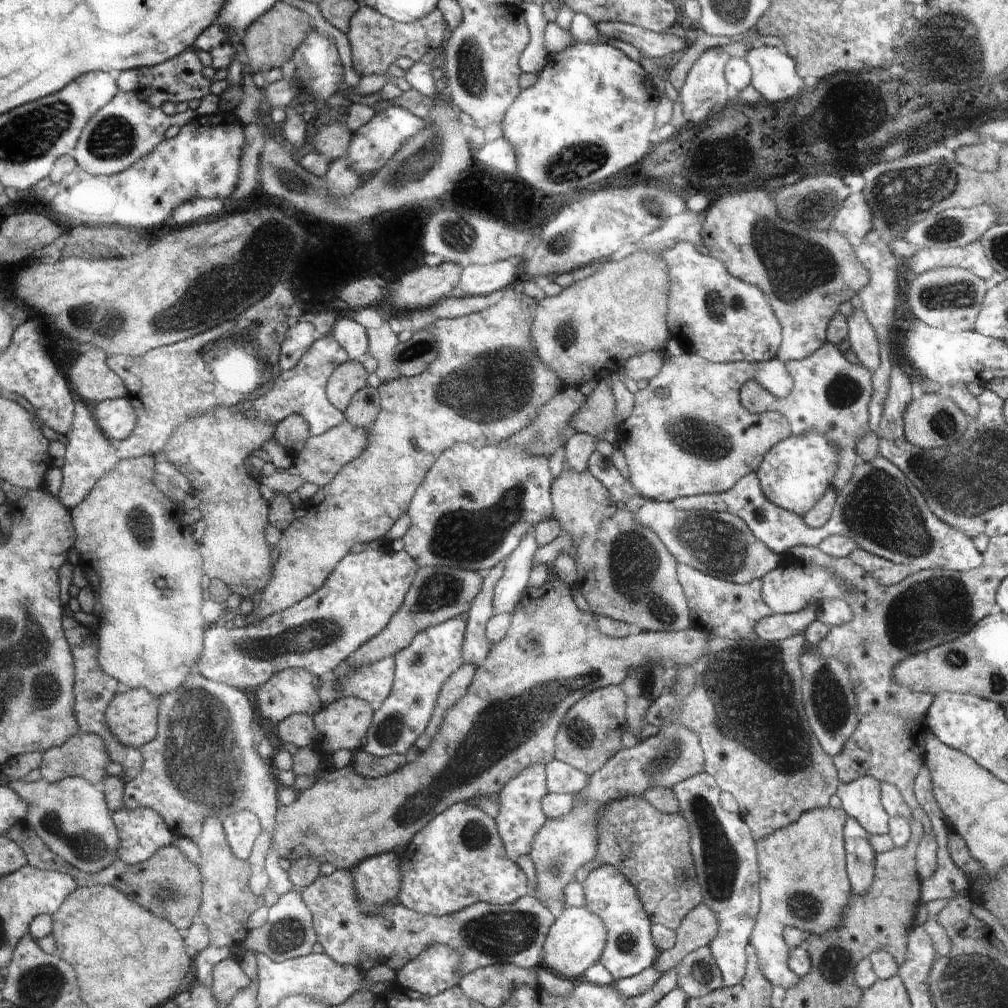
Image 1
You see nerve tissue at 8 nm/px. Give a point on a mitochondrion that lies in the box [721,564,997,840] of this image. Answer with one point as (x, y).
(933, 609)

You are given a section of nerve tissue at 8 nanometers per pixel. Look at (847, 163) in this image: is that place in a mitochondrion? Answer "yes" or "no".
no

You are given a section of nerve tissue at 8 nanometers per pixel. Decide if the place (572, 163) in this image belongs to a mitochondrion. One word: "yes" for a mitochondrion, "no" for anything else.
yes

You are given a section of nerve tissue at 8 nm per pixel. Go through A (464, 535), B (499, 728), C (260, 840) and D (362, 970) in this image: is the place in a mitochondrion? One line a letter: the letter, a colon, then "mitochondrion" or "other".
A: mitochondrion
B: mitochondrion
C: other
D: other

